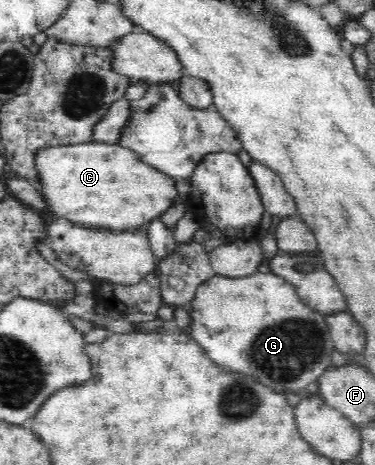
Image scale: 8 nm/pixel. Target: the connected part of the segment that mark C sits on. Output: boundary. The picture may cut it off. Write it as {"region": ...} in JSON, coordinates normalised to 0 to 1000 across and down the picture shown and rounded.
{"region":[[[235,308],[155,314],[101,327],[93,363],[104,366],[109,409],[131,434],[133,456],[155,469],[173,469],[232,488],[285,490],[307,499],[379,492],[421,471],[477,432],[467,396],[472,385],[413,368],[408,357],[381,351],[371,331],[317,310]]]}

